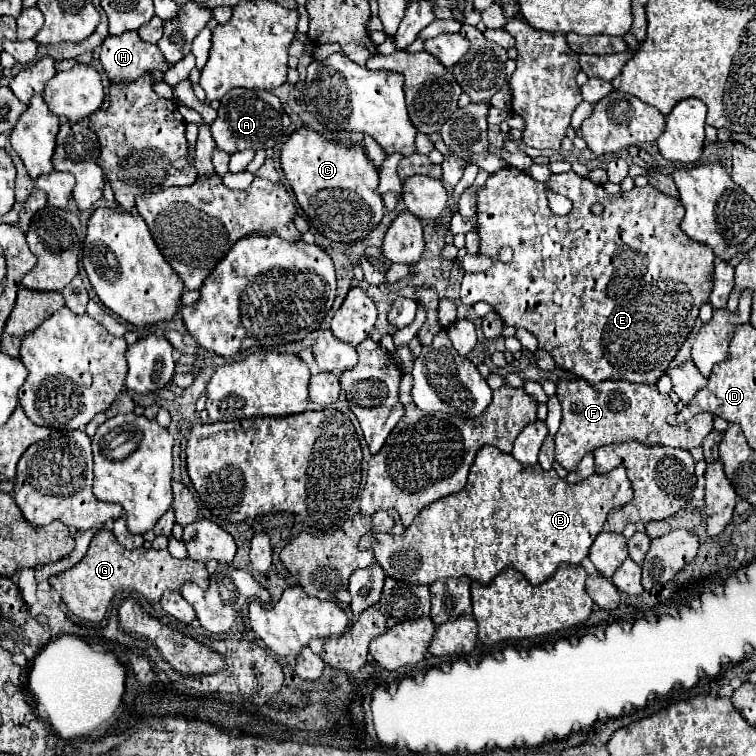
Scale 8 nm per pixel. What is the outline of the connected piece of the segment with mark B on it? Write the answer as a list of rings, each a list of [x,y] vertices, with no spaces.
[[[487,445],[479,451],[475,463],[471,465],[469,481],[463,491],[443,497],[441,501],[435,501],[419,511],[401,539],[379,533],[379,539],[371,539],[371,543],[379,547],[379,563],[387,559],[387,563],[383,563],[383,567],[387,567],[387,575],[397,581],[431,585],[437,579],[467,575],[469,579],[487,585],[505,567],[513,567],[521,571],[529,583],[541,585],[555,573],[559,563],[579,565],[589,555],[589,547],[595,537],[603,531],[609,511],[627,505],[631,499],[633,491],[623,467],[617,467],[607,475],[595,473],[575,485],[569,485],[559,479],[553,469],[543,471],[539,465],[525,467],[511,455],[503,455],[497,447]]]

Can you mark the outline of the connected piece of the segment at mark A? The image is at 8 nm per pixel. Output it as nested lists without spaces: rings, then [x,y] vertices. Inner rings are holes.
[[[231,89],[219,107],[219,117],[211,125],[213,139],[219,149],[231,153],[243,149],[275,149],[281,147],[291,135],[291,117],[285,113],[279,97],[271,91],[251,91],[251,89]]]

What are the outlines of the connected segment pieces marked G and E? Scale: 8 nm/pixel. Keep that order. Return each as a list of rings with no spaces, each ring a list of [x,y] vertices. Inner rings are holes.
[[[99,529],[95,533],[95,537],[89,545],[89,551],[81,559],[81,563],[77,563],[69,571],[65,571],[61,575],[53,575],[49,579],[51,587],[61,595],[67,609],[85,621],[101,621],[105,617],[109,601],[117,589],[133,587],[135,591],[143,593],[147,599],[157,601],[157,599],[161,599],[161,595],[165,591],[177,591],[187,581],[197,583],[201,589],[209,587],[209,573],[207,573],[203,561],[195,561],[189,557],[175,559],[169,555],[169,551],[143,549],[143,547],[127,551],[125,547],[121,547],[117,543],[115,535],[107,529]]]
[[[503,167],[501,171],[489,175],[485,185],[477,191],[477,231],[481,237],[479,253],[491,257],[493,265],[483,273],[467,273],[463,277],[461,301],[465,305],[475,305],[479,301],[489,303],[501,315],[505,325],[515,327],[515,329],[527,329],[529,333],[533,333],[539,341],[539,349],[545,349],[561,369],[573,371],[577,377],[585,379],[587,383],[599,383],[599,381],[607,381],[607,379],[629,381],[629,383],[657,383],[661,379],[661,375],[667,371],[669,363],[675,359],[675,355],[681,349],[681,345],[685,343],[685,339],[689,337],[689,333],[695,325],[695,319],[699,317],[699,309],[703,303],[709,301],[709,293],[713,289],[713,259],[715,259],[715,255],[709,247],[703,247],[703,243],[695,243],[695,241],[687,239],[687,235],[683,235],[683,231],[679,229],[683,213],[685,211],[683,211],[681,201],[671,199],[650,184],[644,187],[633,187],[627,193],[609,195],[609,193],[605,193],[605,189],[601,185],[595,185],[589,179],[583,179],[583,177],[575,175],[573,171],[553,173],[547,183],[539,183],[539,181],[531,179],[525,171],[519,171],[515,167]],[[547,189],[569,197],[573,201],[573,211],[565,217],[551,213],[551,209],[547,205],[547,195],[545,195]],[[593,203],[601,203],[605,207],[603,215],[595,217],[591,213]],[[501,247],[513,249],[513,259],[509,263],[503,263],[497,259]]]

